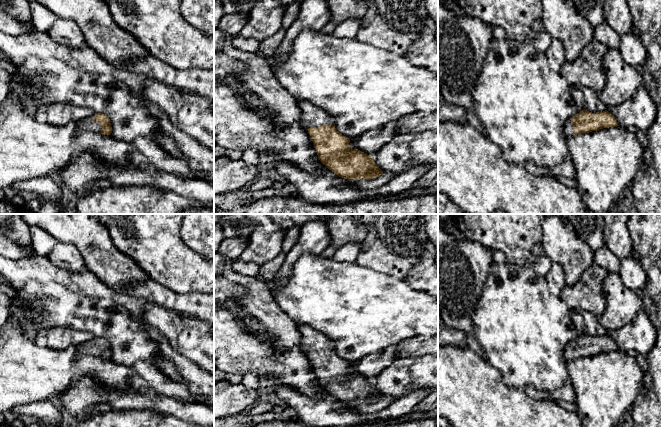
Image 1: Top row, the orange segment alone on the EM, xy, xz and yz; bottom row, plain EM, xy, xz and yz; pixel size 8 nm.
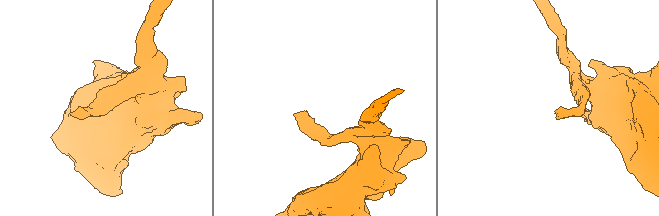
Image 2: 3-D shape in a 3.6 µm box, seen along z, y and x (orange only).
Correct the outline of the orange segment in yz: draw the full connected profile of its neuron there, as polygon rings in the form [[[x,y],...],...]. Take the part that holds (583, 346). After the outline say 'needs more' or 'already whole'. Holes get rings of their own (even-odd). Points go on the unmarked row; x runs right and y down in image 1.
[[[583,333],[571,342],[570,347],[564,349],[564,358],[570,362],[573,359],[617,350],[619,350],[617,343],[607,334],[592,337]]]; needs more

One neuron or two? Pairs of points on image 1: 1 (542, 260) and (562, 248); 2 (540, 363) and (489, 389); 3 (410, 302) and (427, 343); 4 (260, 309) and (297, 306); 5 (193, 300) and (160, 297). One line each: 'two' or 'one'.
1: two
2: two
3: two
4: two
5: one

